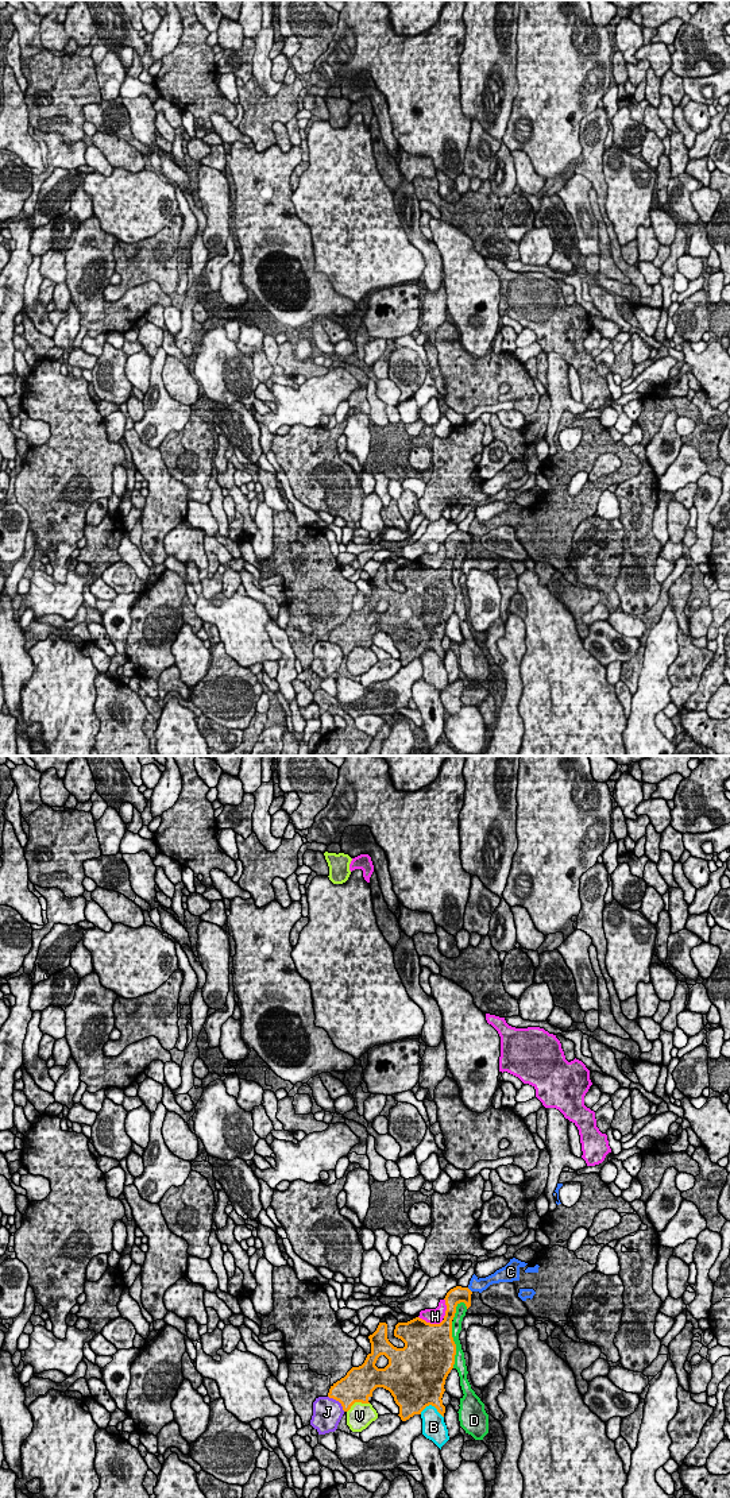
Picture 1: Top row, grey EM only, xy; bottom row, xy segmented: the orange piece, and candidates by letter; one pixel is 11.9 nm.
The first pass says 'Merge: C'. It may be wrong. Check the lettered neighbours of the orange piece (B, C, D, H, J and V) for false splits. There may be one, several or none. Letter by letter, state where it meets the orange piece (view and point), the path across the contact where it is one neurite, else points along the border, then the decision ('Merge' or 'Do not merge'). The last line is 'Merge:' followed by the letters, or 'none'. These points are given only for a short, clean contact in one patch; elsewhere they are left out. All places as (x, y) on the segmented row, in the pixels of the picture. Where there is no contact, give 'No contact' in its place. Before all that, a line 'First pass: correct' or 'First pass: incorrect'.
First pass: incorrect
B: Touches orange at xy (432, 1405). Do not merge
C: Touches orange at xy (470, 1290). Boundary: xy (467, 1288), (471, 1292). Do not merge
D: Touches orange at xy (455, 1344). Do not merge
H: Touches orange at xy (429, 1323). Do not merge
J: Touches orange at xy (338, 1400). Do not merge
V: Touches orange at xy (356, 1401). Do not merge
Merge: none

